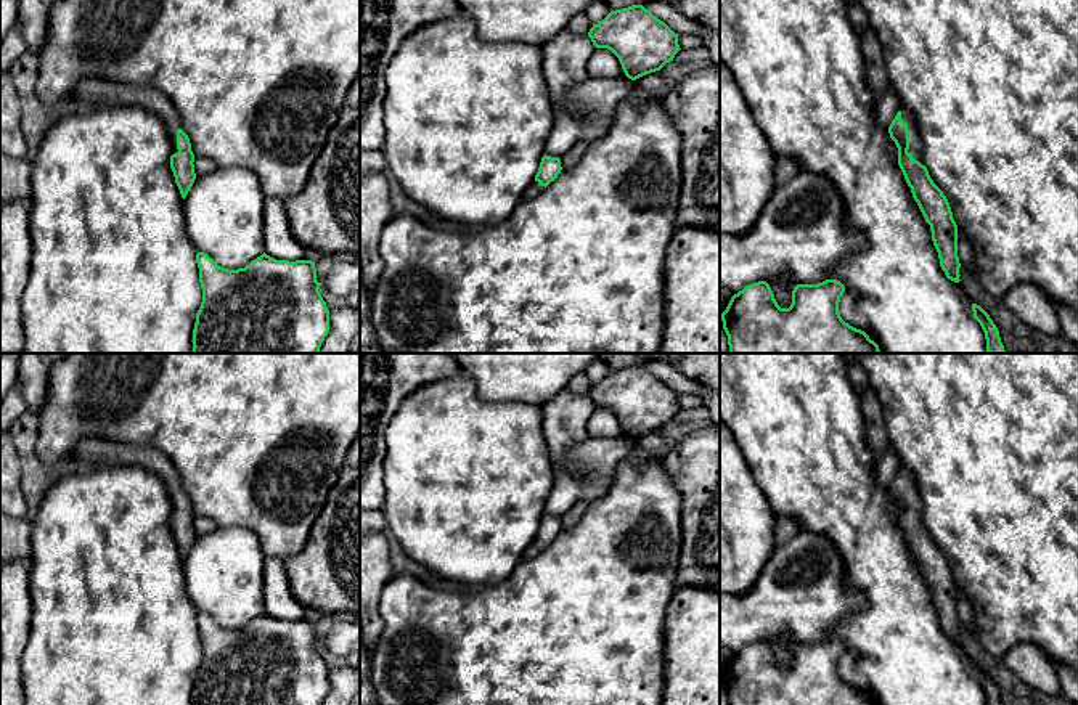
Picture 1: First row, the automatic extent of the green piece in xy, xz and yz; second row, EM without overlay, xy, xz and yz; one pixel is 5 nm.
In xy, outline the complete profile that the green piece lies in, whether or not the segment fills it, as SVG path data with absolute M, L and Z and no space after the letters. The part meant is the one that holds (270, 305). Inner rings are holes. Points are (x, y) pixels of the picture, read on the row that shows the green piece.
M198 252L202 302L193 329L193 353L318 353L329 332L329 310L320 294L312 260L276 260L265 252L244 268L228 270Z

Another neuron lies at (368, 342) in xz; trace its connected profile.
M360 273L360 353L382 353L371 320L371 299Z

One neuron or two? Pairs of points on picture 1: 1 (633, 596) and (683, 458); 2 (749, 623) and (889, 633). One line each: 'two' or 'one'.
1: two
2: two

